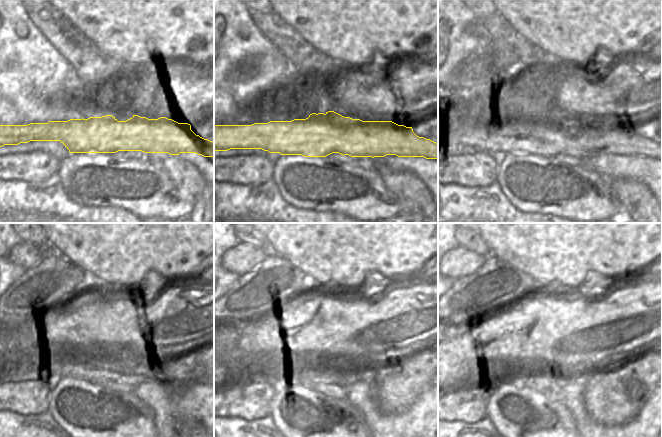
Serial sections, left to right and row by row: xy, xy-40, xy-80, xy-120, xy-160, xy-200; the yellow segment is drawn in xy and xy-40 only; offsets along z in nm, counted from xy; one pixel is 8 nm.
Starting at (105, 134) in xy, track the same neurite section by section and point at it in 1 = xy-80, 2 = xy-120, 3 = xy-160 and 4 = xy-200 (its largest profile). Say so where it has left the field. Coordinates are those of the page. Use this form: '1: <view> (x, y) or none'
1: xy-80 (511, 136)
2: xy-120 (65, 362)
3: xy-160 (288, 369)
4: xy-200 (534, 374)

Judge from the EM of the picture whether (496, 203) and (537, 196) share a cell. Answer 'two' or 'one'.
two

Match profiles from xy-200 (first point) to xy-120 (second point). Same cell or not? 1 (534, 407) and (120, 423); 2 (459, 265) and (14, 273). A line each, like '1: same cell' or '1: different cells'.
1: same cell
2: different cells

